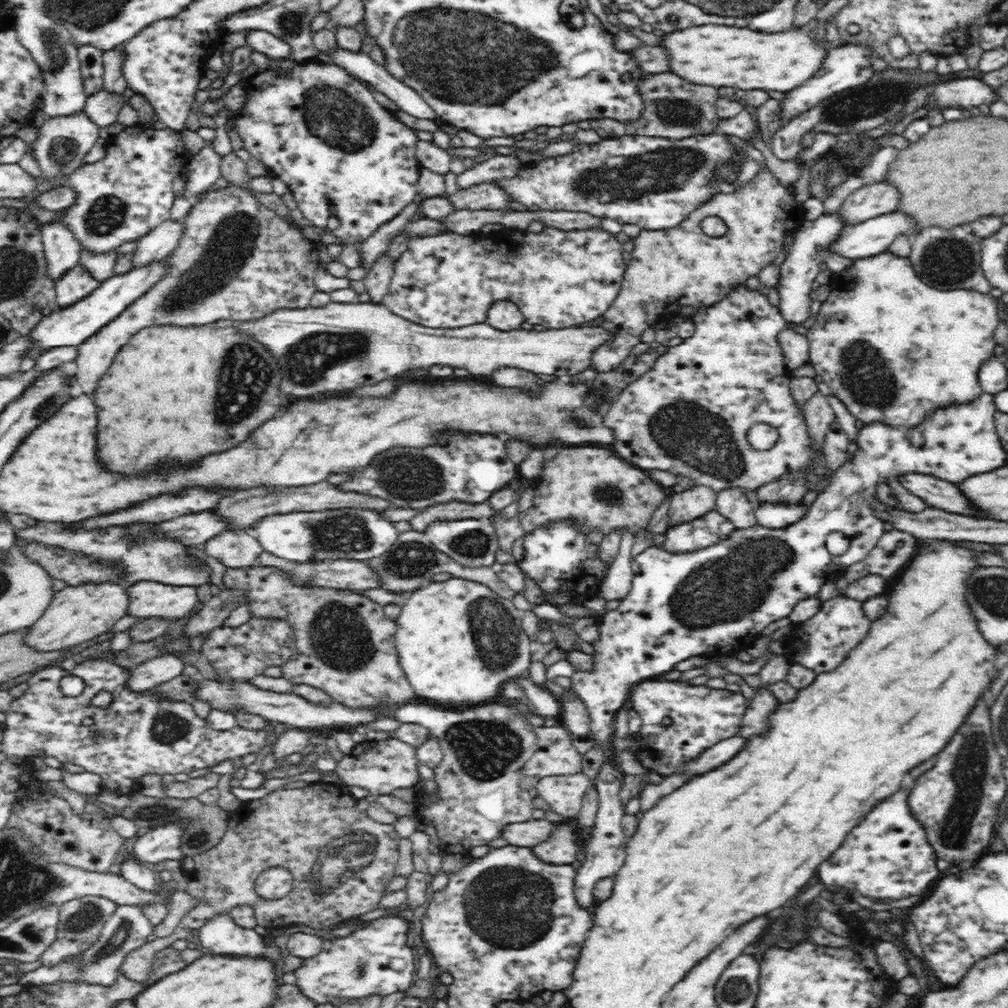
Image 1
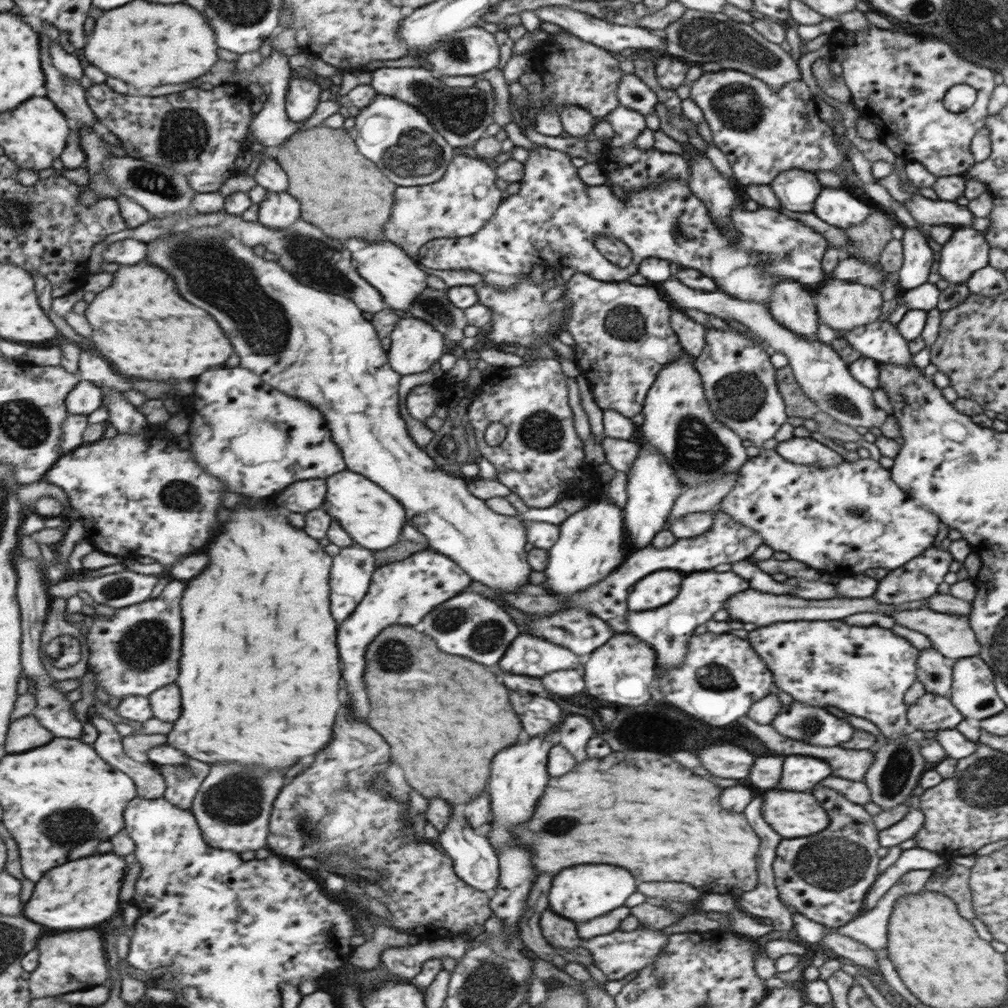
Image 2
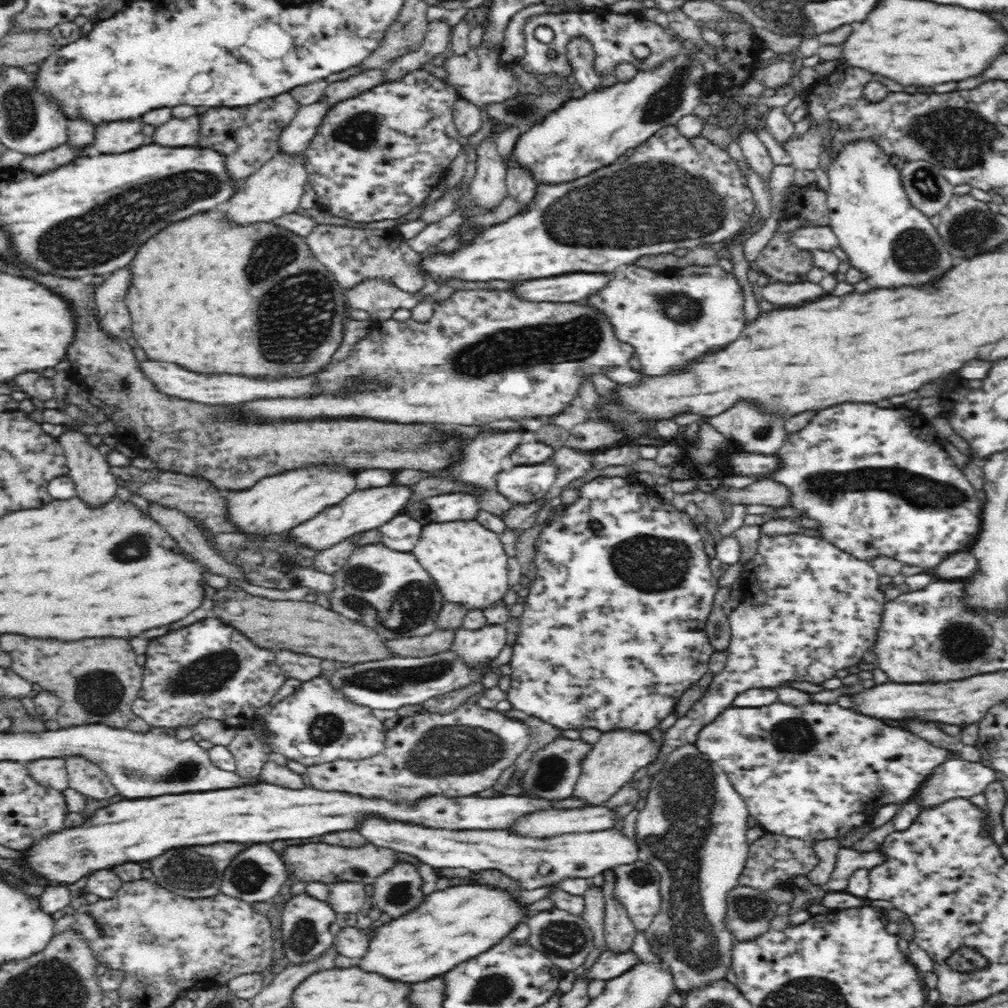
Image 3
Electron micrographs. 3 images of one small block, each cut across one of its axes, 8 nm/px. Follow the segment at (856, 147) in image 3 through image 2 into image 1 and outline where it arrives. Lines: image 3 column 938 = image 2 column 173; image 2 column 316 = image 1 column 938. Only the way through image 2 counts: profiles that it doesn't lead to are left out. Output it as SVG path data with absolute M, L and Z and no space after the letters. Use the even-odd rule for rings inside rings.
M888 250L876 254L876 256L853 259L848 268L834 272L831 288L827 299L821 302L820 311L813 317L813 326L805 335L809 338L811 365L814 370L817 374L820 374L832 394L845 404L857 420L861 420L864 424L876 421L890 423L892 426L898 427L913 426L914 423L920 422L931 410L950 406L950 404L970 402L970 400L983 393L979 385L977 372L982 362L994 356L994 348L997 344L994 342L994 330L1001 320L998 318L996 297L993 297L990 293L984 294L974 289L940 290L934 286L928 286L918 278L909 256L900 257Z

